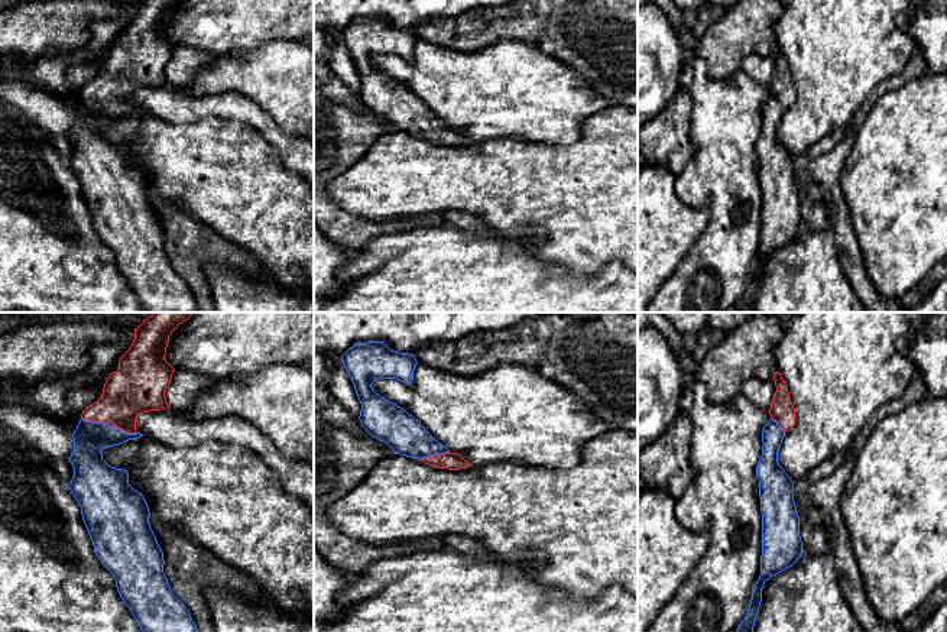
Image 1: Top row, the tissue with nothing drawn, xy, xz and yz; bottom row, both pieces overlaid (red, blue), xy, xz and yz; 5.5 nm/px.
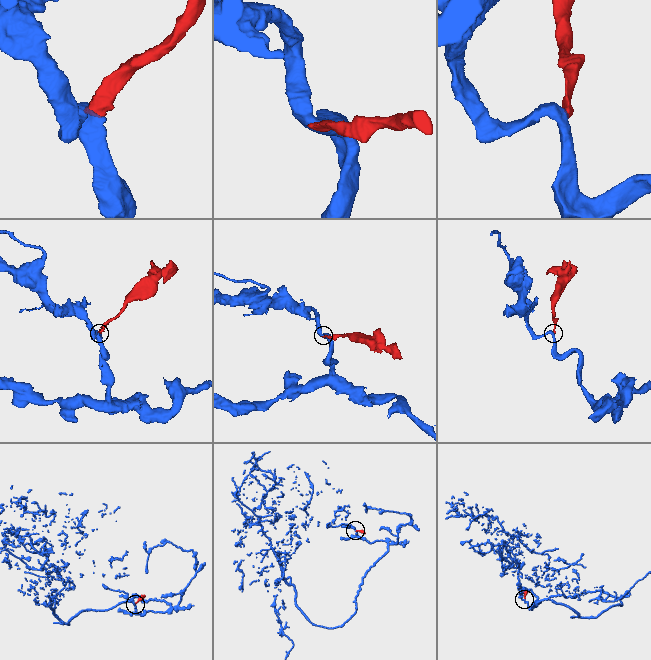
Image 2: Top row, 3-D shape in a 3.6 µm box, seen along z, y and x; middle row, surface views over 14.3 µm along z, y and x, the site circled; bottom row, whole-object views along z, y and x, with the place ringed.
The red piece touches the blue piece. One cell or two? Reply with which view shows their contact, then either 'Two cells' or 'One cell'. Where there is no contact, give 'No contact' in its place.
Touches red in xy. One cell

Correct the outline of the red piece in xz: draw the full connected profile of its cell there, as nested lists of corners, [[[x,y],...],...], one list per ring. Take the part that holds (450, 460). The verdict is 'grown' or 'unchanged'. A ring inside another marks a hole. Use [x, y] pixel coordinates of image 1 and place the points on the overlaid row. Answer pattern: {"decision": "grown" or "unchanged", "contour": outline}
{"decision": "grown", "contour": [[[382,341],[357,343],[341,356],[361,403],[361,427],[386,443],[395,454],[419,458],[431,467],[460,470],[471,464],[438,443],[418,419],[403,408],[382,398],[372,388],[379,379],[413,380],[418,364],[413,354],[390,350]]]}

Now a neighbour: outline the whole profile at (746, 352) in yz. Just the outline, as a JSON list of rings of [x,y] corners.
[[[755,312],[733,327],[697,363],[697,379],[706,385],[710,401],[723,403],[742,392],[749,379],[769,380],[776,372],[774,350],[785,327],[778,317]]]

